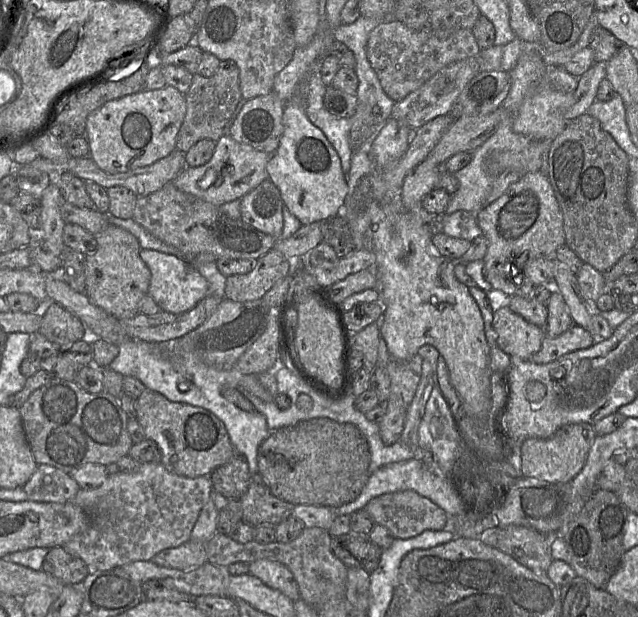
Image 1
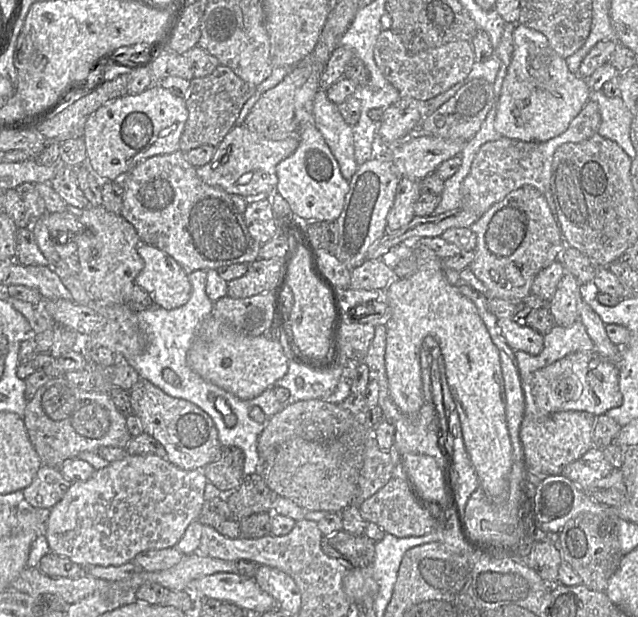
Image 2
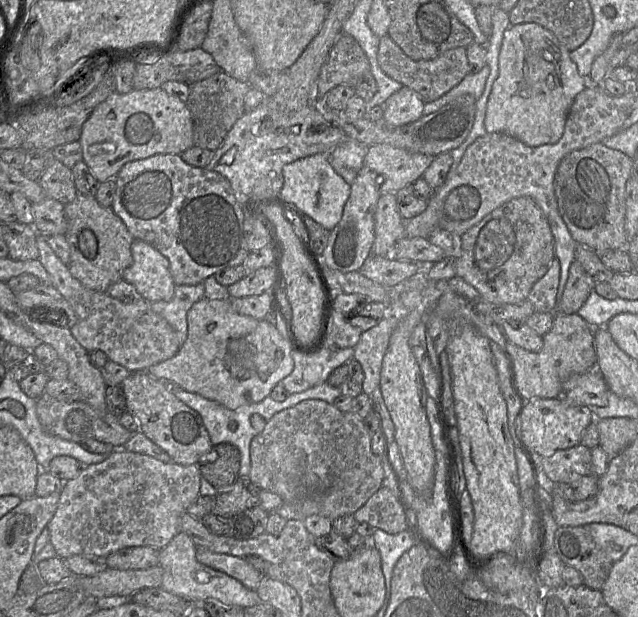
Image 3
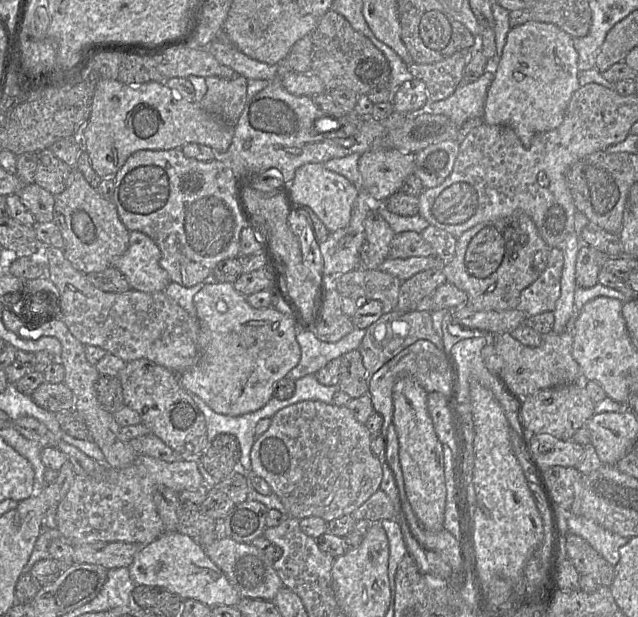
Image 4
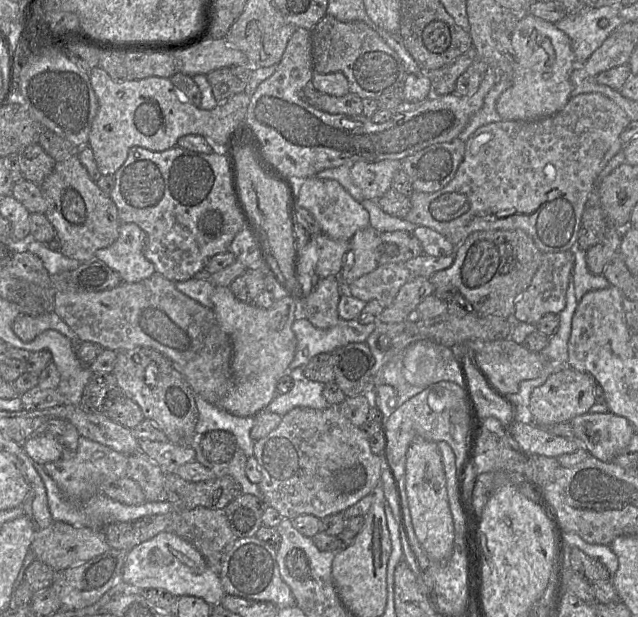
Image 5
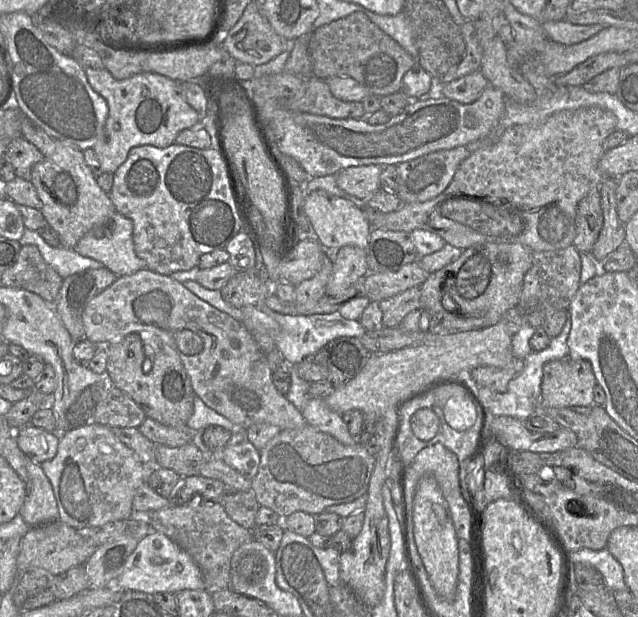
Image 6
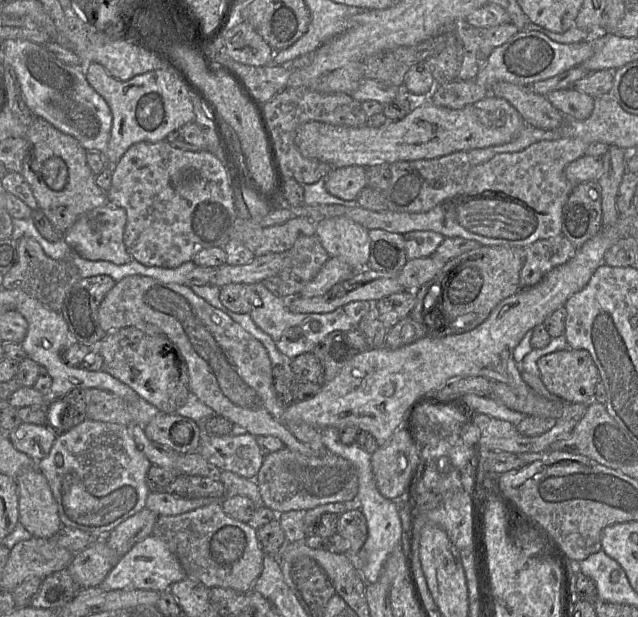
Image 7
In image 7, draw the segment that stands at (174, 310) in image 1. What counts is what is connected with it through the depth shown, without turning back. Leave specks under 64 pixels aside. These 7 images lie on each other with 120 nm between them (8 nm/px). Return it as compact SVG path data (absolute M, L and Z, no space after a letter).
M108 203L83 214L74 225L64 233L66 243L81 257L91 261L109 261L124 265L132 261L124 244L124 230L127 214L124 208Z

